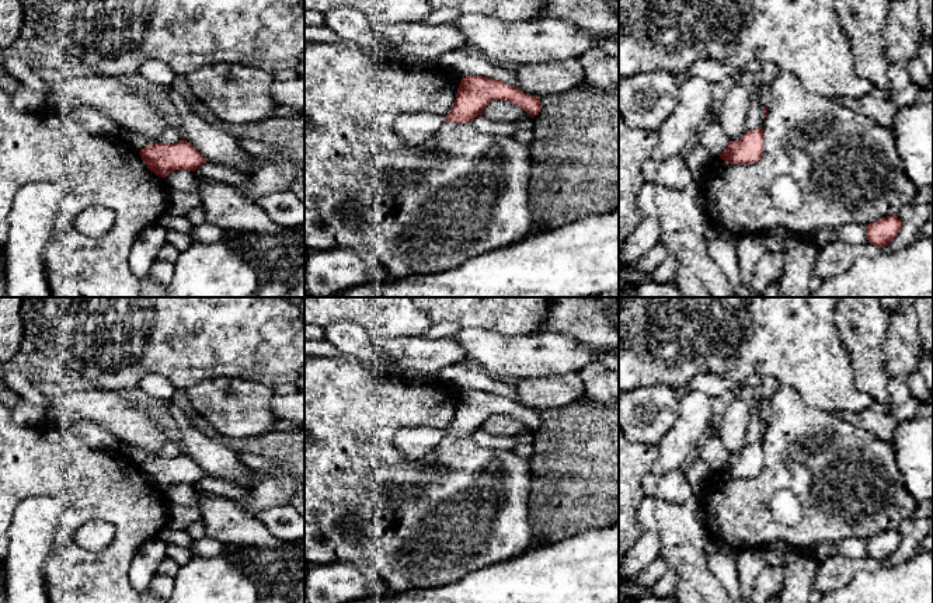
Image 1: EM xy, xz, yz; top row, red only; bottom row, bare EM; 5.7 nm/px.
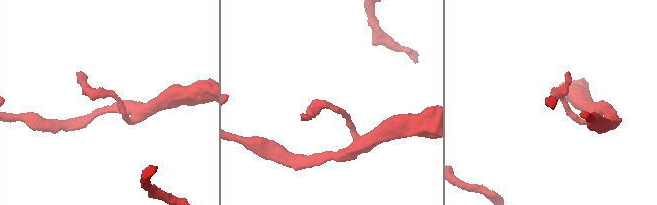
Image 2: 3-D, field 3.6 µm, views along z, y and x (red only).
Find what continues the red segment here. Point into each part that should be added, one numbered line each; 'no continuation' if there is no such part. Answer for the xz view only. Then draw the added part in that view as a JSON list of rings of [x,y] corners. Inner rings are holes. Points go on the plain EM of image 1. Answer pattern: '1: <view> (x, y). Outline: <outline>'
no continuation

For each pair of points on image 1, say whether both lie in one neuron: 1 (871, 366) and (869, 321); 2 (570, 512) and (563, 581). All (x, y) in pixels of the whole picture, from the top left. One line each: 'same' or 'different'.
1: same
2: different

